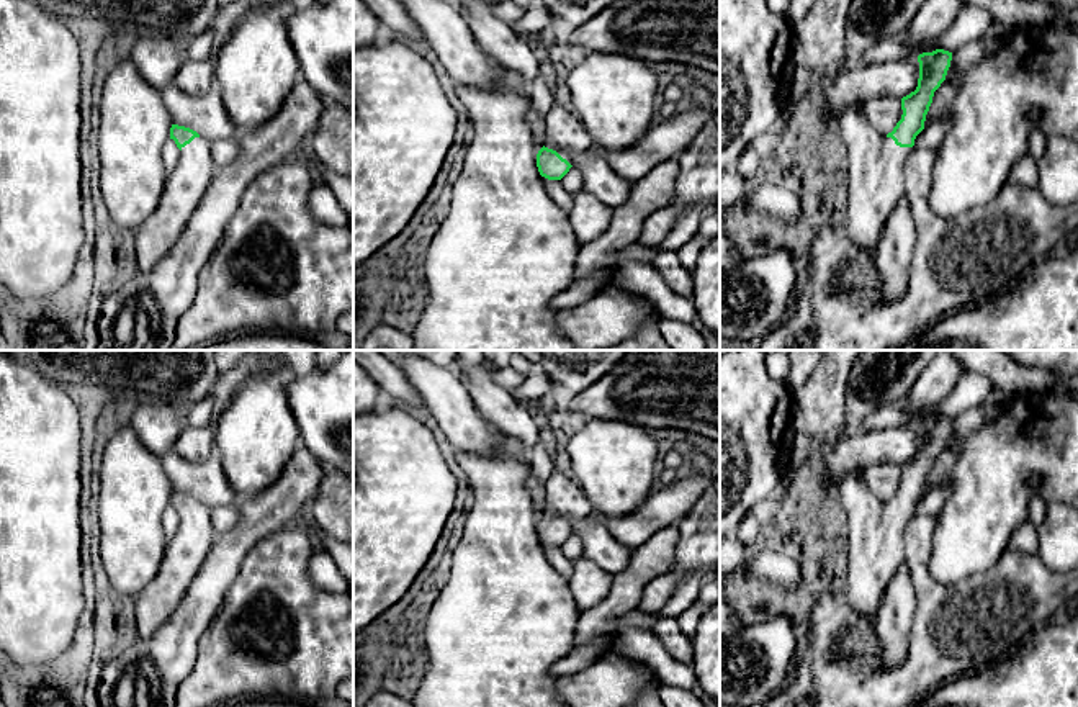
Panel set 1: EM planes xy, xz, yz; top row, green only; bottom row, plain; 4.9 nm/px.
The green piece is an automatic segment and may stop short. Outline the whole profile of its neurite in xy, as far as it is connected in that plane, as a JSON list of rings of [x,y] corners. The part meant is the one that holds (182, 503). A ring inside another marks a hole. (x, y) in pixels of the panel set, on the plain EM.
[[[172,491],[170,506],[180,516],[180,527],[167,542],[159,573],[134,597],[134,619],[141,638],[152,638],[173,615],[216,538],[209,506],[178,491]]]

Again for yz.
[[[936,416],[918,422],[919,445],[914,458],[901,465],[901,486],[887,502],[877,499],[862,481],[862,470],[847,471],[839,481],[841,504],[847,512],[847,604],[867,622],[875,625],[885,588],[896,571],[905,565],[903,532],[913,517],[916,502],[924,496],[926,481],[932,470],[934,458],[945,447],[952,419]]]

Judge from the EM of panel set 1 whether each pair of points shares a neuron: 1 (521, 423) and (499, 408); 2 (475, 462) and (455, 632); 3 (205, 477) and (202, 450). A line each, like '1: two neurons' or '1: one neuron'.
1: one neuron
2: one neuron
3: two neurons

